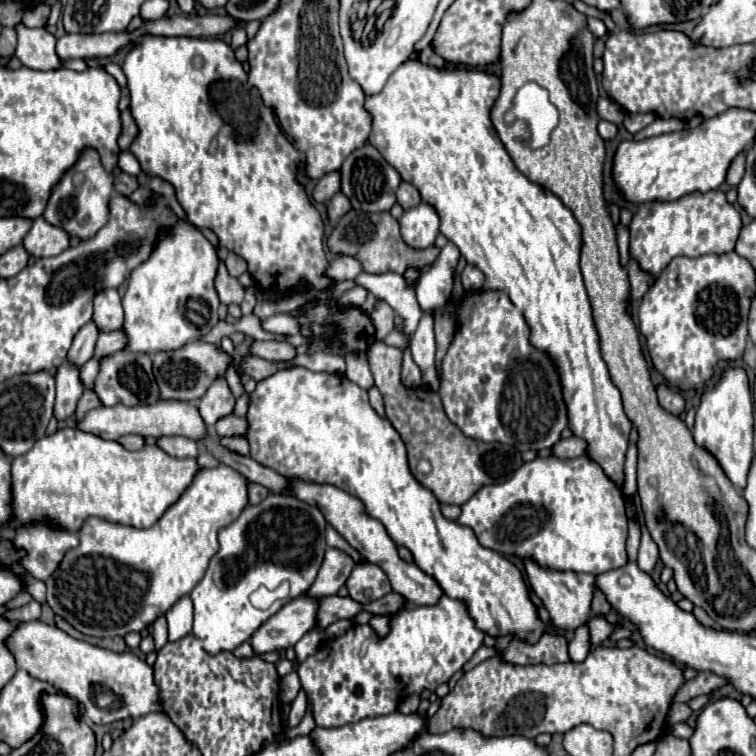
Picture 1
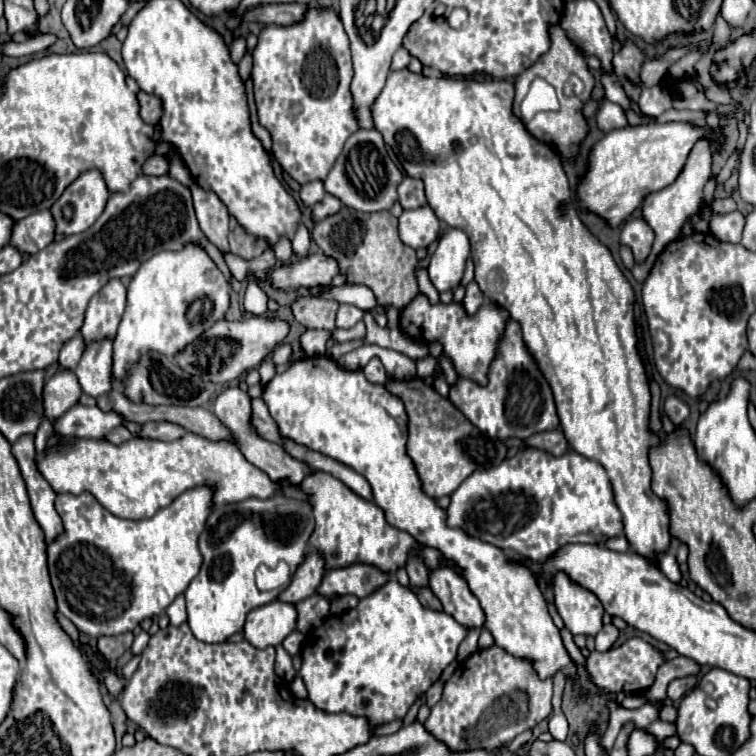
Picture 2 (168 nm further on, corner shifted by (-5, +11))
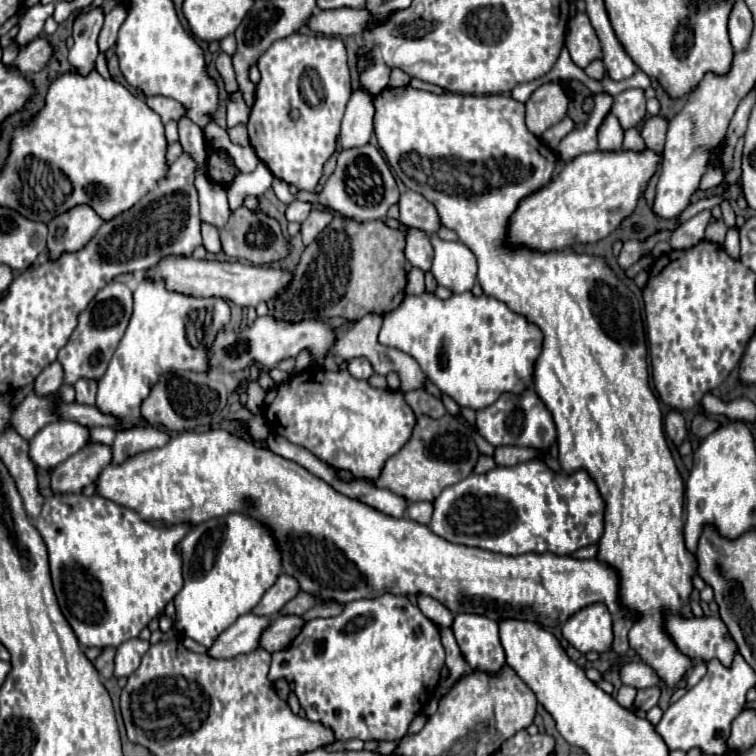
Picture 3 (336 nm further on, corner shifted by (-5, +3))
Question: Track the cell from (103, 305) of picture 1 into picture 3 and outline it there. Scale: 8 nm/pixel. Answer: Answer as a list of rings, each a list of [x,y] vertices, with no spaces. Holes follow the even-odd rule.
[[[110,282],[96,294],[90,306],[80,314],[78,326],[72,332],[68,344],[58,352],[58,360],[64,366],[66,384],[74,384],[80,378],[92,378],[92,380],[102,378],[102,374],[108,368],[114,348],[124,336],[130,314],[132,314],[132,290],[126,284]]]

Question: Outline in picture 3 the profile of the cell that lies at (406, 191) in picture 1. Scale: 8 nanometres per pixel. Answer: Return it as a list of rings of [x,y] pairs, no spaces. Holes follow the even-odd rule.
[[[406,190],[400,196],[400,222],[406,226],[420,228],[428,234],[434,234],[440,228],[440,218],[436,208],[418,192]]]

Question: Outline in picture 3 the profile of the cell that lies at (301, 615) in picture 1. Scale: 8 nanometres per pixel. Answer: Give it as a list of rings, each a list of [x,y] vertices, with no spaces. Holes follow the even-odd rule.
[[[240,616],[228,630],[220,634],[208,654],[214,658],[234,658],[238,654],[254,652],[258,648],[258,636],[262,636],[262,628],[266,628],[266,624],[270,624],[268,616]]]

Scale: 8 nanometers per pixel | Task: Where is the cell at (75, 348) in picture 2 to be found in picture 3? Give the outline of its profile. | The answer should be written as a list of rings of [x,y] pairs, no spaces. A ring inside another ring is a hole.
[[[54,362],[54,364],[50,364],[50,366],[36,378],[34,390],[36,390],[36,394],[46,396],[46,394],[54,394],[54,392],[58,392],[58,388],[60,388],[62,384],[64,384],[62,364]]]

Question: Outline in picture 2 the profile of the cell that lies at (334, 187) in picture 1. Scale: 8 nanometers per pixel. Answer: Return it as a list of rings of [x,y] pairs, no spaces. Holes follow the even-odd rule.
[[[316,180],[316,182],[310,182],[310,184],[304,184],[302,188],[300,188],[300,200],[302,200],[302,204],[304,206],[314,206],[318,200],[322,200],[322,196],[324,196],[326,192],[322,192],[322,182],[320,180]]]

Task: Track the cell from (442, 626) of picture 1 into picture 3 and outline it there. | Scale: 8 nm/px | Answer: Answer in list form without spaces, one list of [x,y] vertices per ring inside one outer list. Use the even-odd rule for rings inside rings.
[[[382,594],[378,598],[372,600],[354,600],[350,604],[346,604],[344,612],[336,618],[316,618],[306,622],[306,626],[302,628],[302,632],[294,638],[294,642],[290,644],[288,650],[280,650],[272,654],[272,666],[270,666],[270,680],[278,680],[278,678],[286,678],[288,682],[294,680],[294,690],[296,696],[300,700],[300,706],[306,710],[306,716],[314,722],[322,722],[324,726],[330,726],[336,734],[336,740],[350,740],[350,738],[360,738],[360,740],[400,740],[412,718],[428,704],[428,700],[432,698],[438,682],[440,682],[440,670],[444,668],[444,648],[440,642],[440,634],[438,628],[434,626],[432,620],[428,620],[418,606],[414,606],[406,596],[394,596],[394,594]]]

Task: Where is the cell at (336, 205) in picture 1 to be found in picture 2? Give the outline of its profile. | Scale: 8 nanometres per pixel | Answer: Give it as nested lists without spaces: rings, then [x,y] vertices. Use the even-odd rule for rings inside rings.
[[[324,196],[318,204],[314,204],[314,208],[312,208],[312,220],[320,222],[322,218],[332,216],[340,208],[342,208],[342,204],[338,204],[338,200],[334,200],[334,196]]]

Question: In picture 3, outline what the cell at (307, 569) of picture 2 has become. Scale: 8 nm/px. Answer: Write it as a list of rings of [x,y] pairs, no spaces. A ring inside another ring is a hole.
[[[278,576],[276,584],[262,596],[262,600],[258,602],[258,606],[252,610],[258,616],[278,616],[280,610],[300,592],[298,588],[298,580],[294,580],[292,576]]]

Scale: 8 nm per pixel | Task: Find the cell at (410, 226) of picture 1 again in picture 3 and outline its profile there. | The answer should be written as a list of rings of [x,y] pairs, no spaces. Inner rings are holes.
[[[390,220],[388,224],[390,228],[398,228],[404,238],[406,238],[406,258],[412,266],[422,268],[424,272],[430,270],[432,266],[432,258],[434,258],[434,250],[430,244],[430,234],[422,232],[420,228],[410,228],[404,226],[400,220]]]

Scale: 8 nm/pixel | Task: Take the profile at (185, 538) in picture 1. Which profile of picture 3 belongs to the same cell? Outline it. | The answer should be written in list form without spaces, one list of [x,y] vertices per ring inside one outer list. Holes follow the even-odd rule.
[[[56,494],[56,496],[52,496],[52,498],[48,498],[44,502],[44,508],[40,512],[40,518],[36,520],[36,528],[38,528],[40,536],[44,538],[44,542],[48,546],[52,584],[54,584],[54,592],[56,592],[58,604],[62,608],[62,614],[68,620],[68,624],[72,626],[78,642],[82,642],[84,646],[96,646],[96,648],[120,646],[126,640],[136,638],[142,632],[142,628],[146,628],[152,618],[158,618],[164,612],[166,604],[172,602],[174,596],[182,590],[182,584],[184,584],[184,580],[182,580],[182,554],[178,552],[178,544],[182,542],[182,538],[190,530],[190,524],[188,522],[174,524],[170,528],[166,528],[166,526],[152,526],[152,524],[146,524],[134,510],[124,508],[124,506],[118,506],[118,504],[114,504],[114,502],[106,500],[106,498],[100,498],[100,496],[90,496],[88,498],[88,496],[82,496],[82,494]]]

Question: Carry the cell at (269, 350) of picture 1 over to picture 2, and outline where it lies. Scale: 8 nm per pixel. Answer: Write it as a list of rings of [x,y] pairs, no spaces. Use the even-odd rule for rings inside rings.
[[[306,330],[306,334],[300,336],[300,342],[308,356],[324,356],[324,348],[330,336],[330,330]]]

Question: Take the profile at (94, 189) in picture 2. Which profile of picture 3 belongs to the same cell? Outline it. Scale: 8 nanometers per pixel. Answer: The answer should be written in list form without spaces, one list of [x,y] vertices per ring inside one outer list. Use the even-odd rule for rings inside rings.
[[[88,204],[74,206],[62,216],[56,216],[48,224],[50,258],[58,258],[62,252],[76,252],[86,246],[102,222],[104,220]]]

